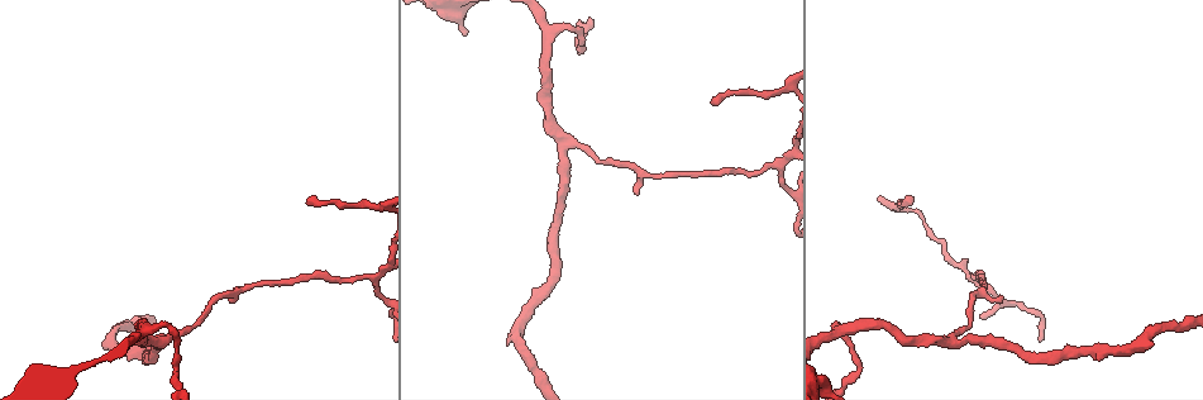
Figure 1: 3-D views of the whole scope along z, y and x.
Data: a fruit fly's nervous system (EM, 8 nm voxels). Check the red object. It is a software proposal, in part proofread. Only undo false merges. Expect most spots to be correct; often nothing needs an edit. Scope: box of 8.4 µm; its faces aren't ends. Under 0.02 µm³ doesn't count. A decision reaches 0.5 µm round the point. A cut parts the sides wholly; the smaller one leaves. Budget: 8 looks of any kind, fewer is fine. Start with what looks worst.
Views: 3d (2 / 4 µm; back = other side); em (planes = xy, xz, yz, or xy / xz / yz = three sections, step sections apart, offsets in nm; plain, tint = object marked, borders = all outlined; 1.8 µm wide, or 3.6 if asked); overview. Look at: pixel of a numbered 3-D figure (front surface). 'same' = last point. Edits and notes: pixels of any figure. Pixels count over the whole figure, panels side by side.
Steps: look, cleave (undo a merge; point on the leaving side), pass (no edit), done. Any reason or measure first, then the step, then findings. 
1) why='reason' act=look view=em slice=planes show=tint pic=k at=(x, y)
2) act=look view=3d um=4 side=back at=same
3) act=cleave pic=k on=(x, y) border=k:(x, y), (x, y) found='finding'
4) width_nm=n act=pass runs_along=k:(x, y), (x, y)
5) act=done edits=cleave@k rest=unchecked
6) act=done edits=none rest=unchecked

why='sharp bend' act=look view=em slice=xz step=4 show=tint pic=1 at=(141, 329)

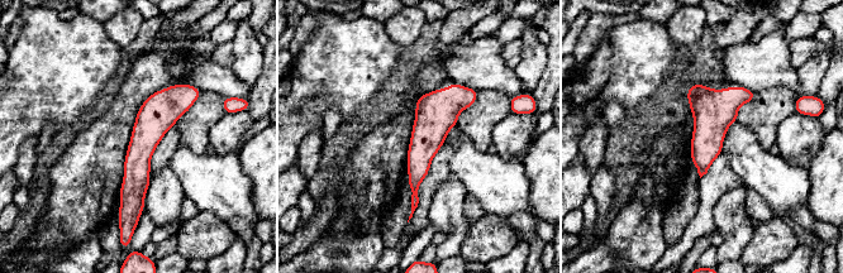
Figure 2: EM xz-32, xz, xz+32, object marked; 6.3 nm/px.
width_nm=220 act=pass runs_along=2:(189, 87), (143, 140), (131, 214) found='continuous, no second neuron'

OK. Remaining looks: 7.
why='three-way junction' act=look view=3d um=2 pic=1 at=(949, 344)

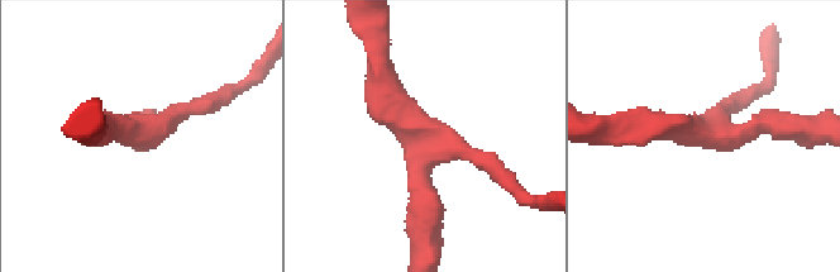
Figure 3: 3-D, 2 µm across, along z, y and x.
arms=3 why='need the tissue' act=look view=em slice=xz step=16 show=tint pic=3 at=(142, 129)

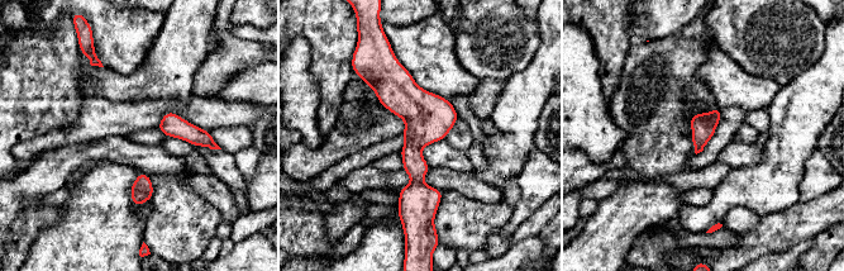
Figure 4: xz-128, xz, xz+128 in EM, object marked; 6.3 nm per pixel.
why='another direction' act=look view=em slice=planes show=tint at=same

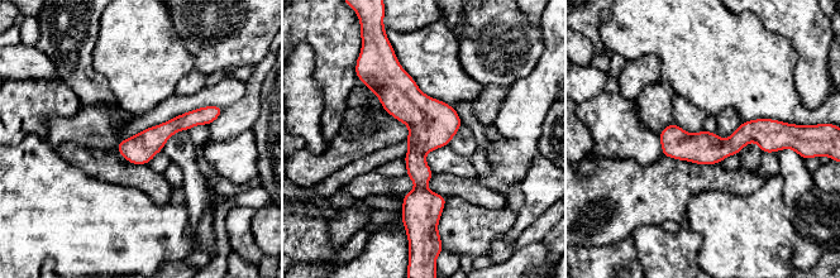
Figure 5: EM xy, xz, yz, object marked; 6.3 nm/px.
act=pass runs_along=5:(397, 70), (418, 216) found='all the same neuron'

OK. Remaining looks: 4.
why='a fork' act=look view=3d um=4 pic=1 at=(774, 164)

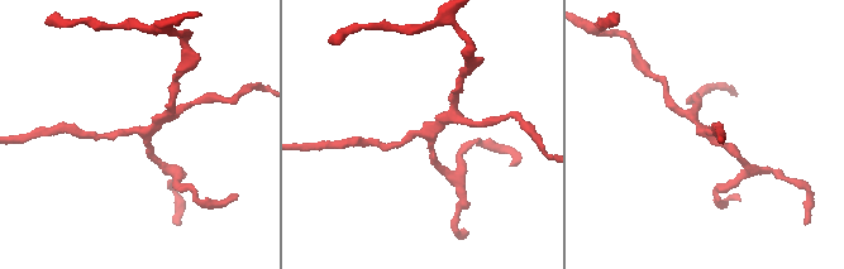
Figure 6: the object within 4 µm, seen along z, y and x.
arms=3 act=look view=em slice=xz step=16 show=tint pic=6 at=(141, 132)

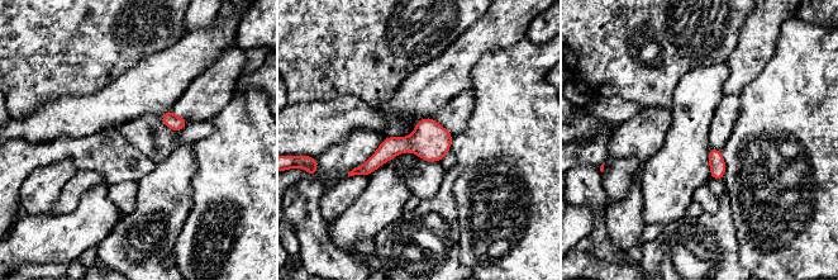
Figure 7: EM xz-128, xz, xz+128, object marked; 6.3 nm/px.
width_nm=50 act=pass runs_along=7:(448, 136), (391, 146), (356, 171) found='all the same neuron'

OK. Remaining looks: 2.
act=done edits=none rest=unchecked

